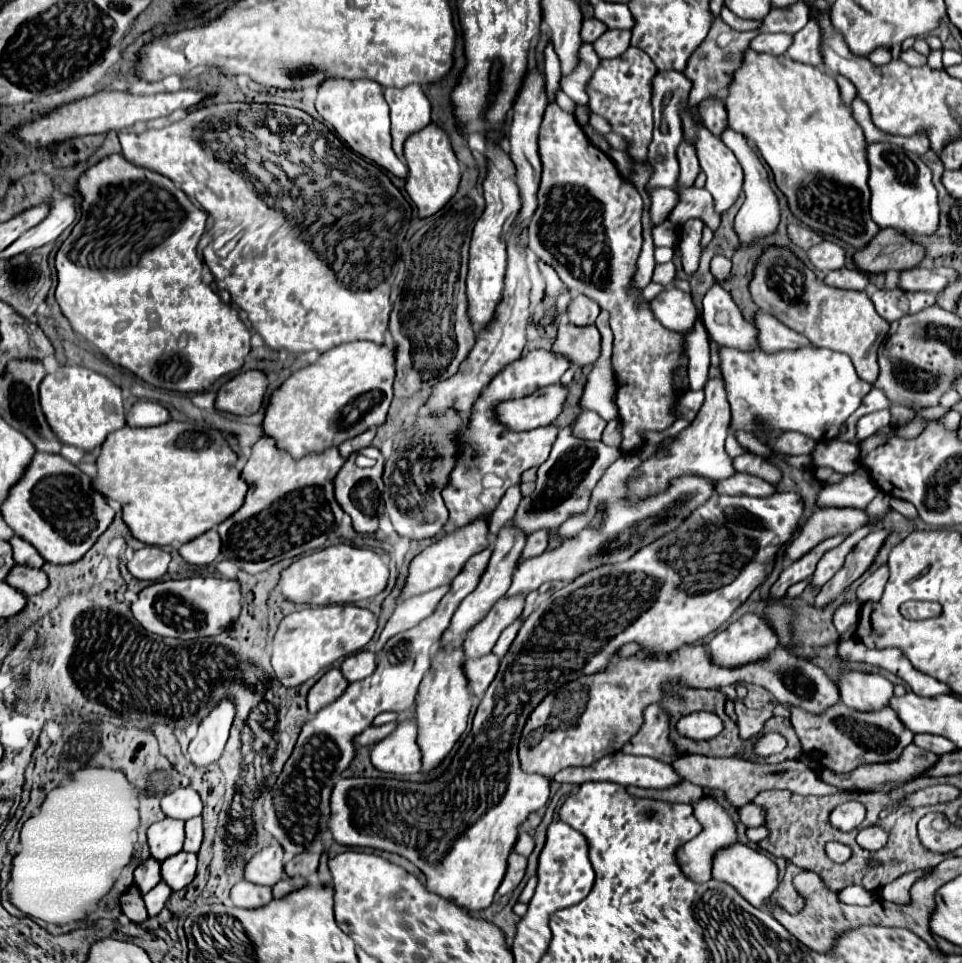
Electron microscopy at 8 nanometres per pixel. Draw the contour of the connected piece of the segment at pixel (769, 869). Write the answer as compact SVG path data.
M739 844L717 852L713 860L713 878L719 882L731 884L749 904L753 904L755 908L761 908L777 888L777 866L765 854Z

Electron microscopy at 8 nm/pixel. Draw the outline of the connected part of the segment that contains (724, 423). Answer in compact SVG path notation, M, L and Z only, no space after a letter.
M721 378L709 380L705 384L705 402L701 410L697 412L697 418L683 430L679 432L667 446L661 446L653 456L643 460L637 468L637 476L627 480L627 494L623 500L635 504L645 498L649 498L655 492L665 492L669 488L669 482L673 478L685 476L685 474L697 474L703 478L729 478L735 474L733 464L729 454L725 452L725 436L729 432L729 422L731 422L731 410L727 402L727 392L725 392L725 382Z

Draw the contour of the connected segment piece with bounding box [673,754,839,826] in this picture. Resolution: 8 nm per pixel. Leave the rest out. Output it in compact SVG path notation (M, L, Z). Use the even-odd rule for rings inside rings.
M691 754L691 756L683 756L681 760L675 760L673 768L687 782L693 782L701 788L721 788L727 794L727 800L739 808L739 816L745 826L763 826L765 824L765 808L753 804L753 798L763 790L789 790L789 792L797 792L797 794L817 794L817 796L827 796L827 794L839 792L835 786L829 786L827 782L823 782L815 770L807 768L799 760L785 760L781 764L757 764L757 762L745 760L743 756L709 758L709 756Z

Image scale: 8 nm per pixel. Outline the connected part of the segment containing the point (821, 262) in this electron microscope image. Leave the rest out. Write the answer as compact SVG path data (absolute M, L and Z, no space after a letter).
M821 242L817 246L813 246L809 250L809 260L811 264L821 270L821 272L827 272L827 270L839 270L845 266L845 248L841 248L839 244L835 242Z

